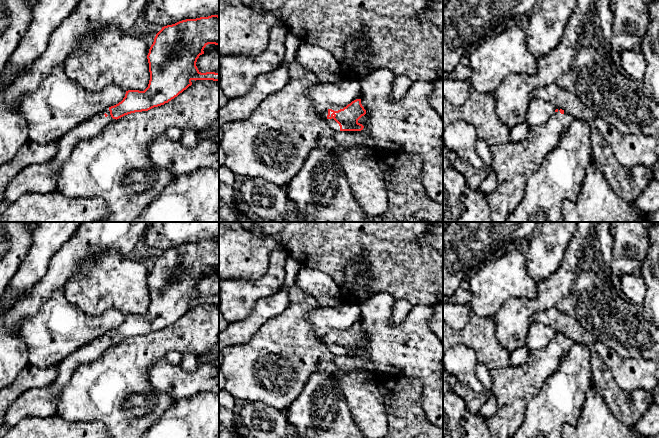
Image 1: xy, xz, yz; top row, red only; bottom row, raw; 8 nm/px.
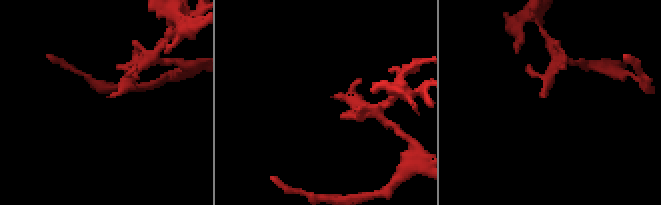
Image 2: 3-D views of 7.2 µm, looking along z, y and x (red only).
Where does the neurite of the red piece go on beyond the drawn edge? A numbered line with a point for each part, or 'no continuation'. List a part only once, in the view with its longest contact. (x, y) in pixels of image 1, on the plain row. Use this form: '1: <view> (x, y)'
1: xz (334, 349)

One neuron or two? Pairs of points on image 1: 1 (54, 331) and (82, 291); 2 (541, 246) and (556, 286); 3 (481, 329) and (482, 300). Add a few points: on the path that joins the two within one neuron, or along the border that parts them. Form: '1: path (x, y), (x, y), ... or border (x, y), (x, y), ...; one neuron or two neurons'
1: border (62, 291), (70, 302), (86, 313), (94, 315); two neurons
2: border (565, 254), (561, 265), (547, 278), (538, 282); two neurons
3: border (472, 313), (478, 316), (493, 316); two neurons

